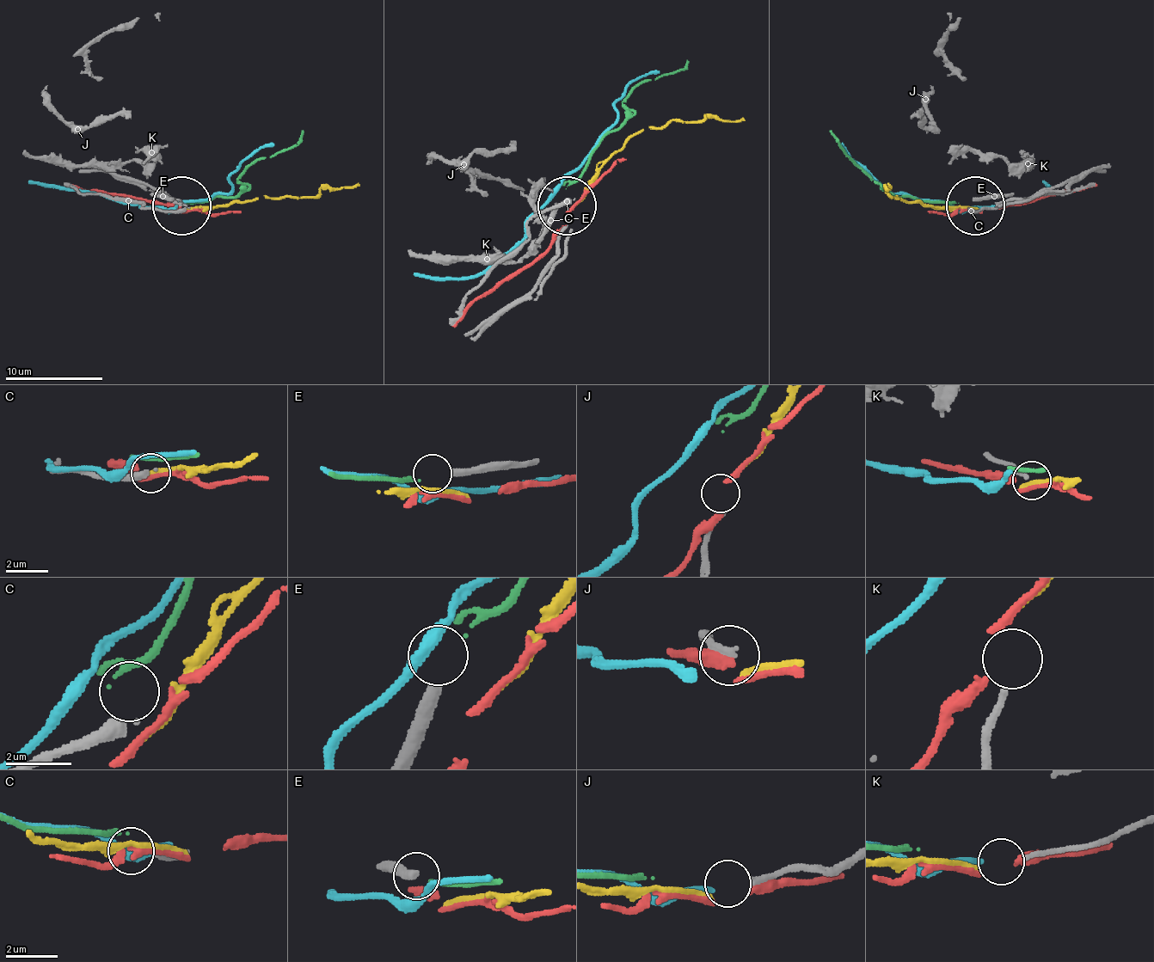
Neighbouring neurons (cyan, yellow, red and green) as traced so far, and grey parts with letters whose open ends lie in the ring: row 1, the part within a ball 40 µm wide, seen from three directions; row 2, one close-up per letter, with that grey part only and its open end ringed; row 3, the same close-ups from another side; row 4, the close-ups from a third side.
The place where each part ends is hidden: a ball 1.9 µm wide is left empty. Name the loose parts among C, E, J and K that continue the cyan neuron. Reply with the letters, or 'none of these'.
none of these

